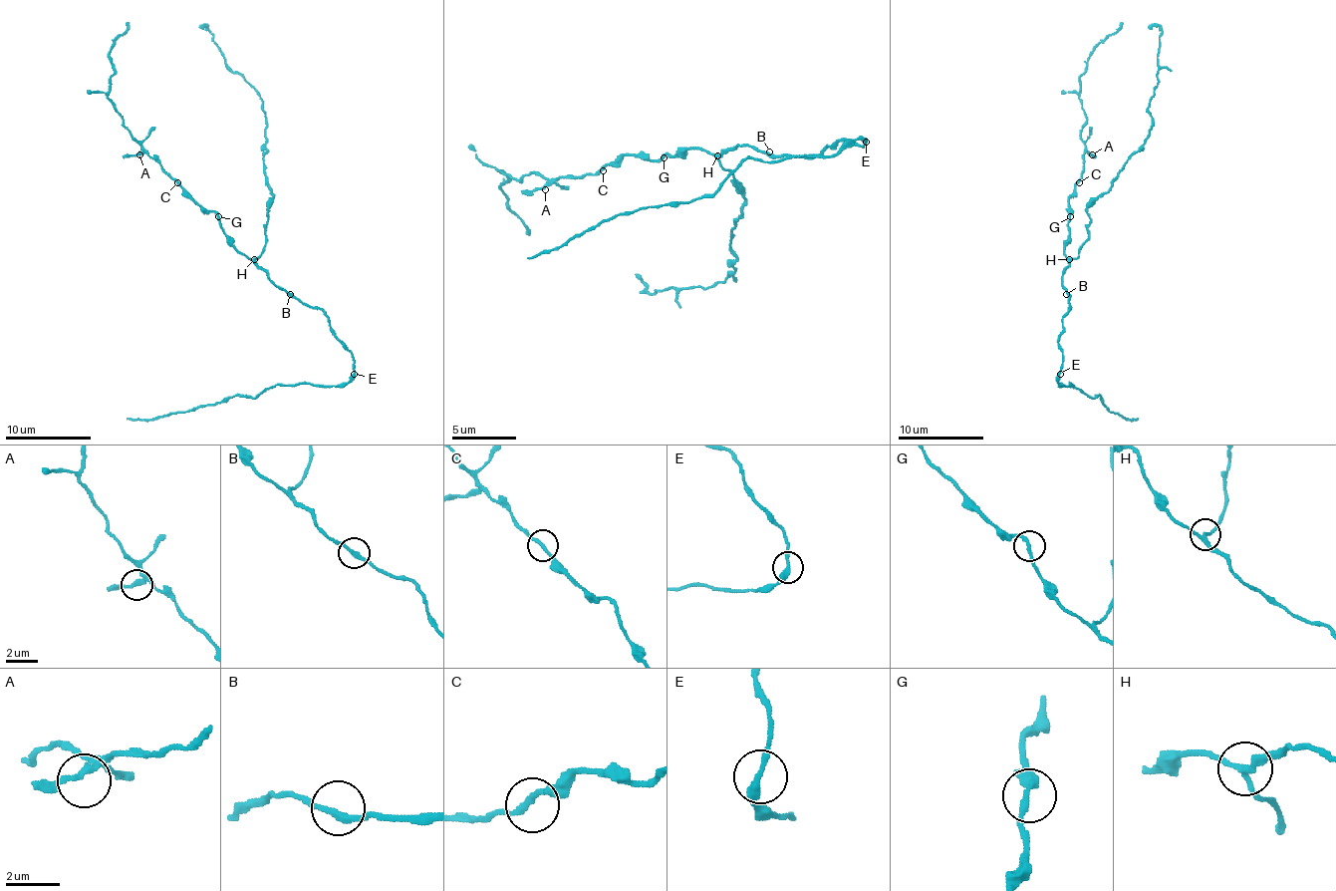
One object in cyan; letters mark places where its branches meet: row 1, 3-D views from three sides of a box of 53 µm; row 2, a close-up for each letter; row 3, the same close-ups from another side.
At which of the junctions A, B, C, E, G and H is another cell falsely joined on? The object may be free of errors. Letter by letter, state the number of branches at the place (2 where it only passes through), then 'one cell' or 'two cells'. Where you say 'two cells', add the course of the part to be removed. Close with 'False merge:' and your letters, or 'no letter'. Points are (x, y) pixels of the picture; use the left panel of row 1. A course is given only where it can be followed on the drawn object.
A: 3 | one cell
B: 2 | one cell
C: 2 | one cell
E: 2 | one cell
G: 2 | one cell
H: 3 | two cells | (255, 259), (266, 238), (272, 199), (264, 164), (261, 99), (231, 70), (212, 34), (199, 27)
False merge: H

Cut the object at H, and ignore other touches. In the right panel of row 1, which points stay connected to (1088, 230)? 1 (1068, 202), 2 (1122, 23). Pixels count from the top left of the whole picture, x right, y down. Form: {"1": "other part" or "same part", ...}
{"1": "other part", "2": "other part"}

